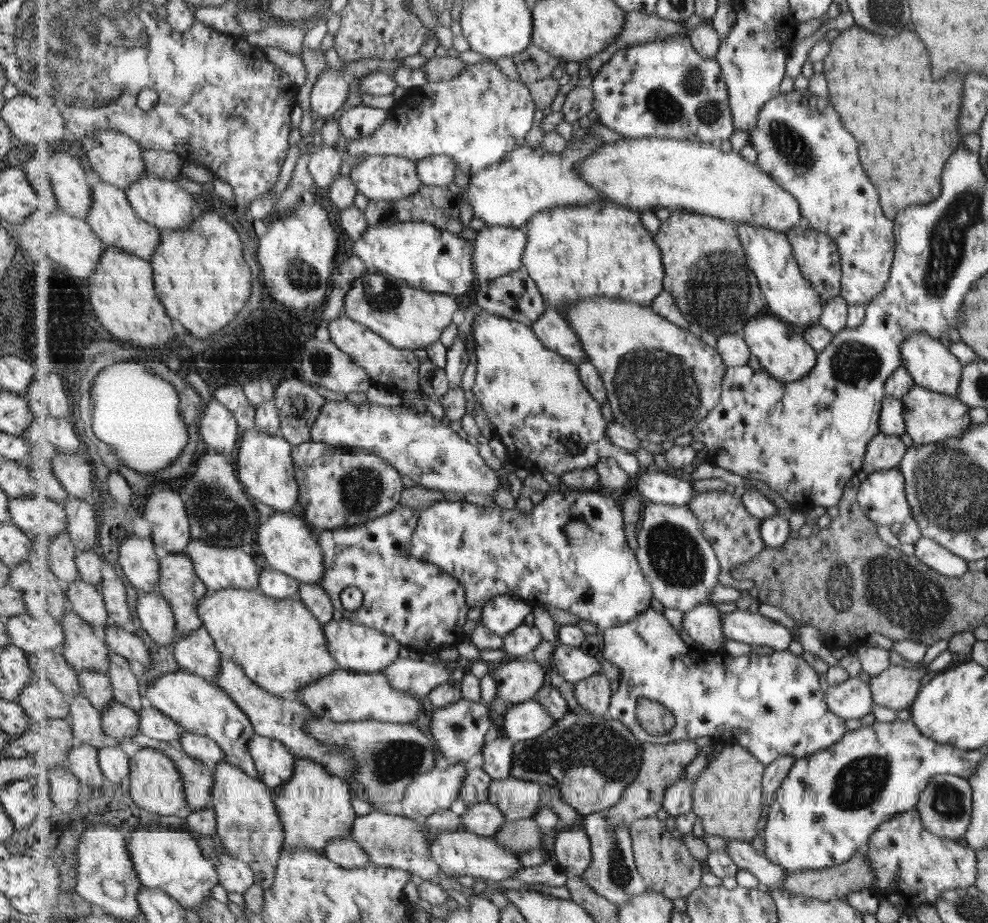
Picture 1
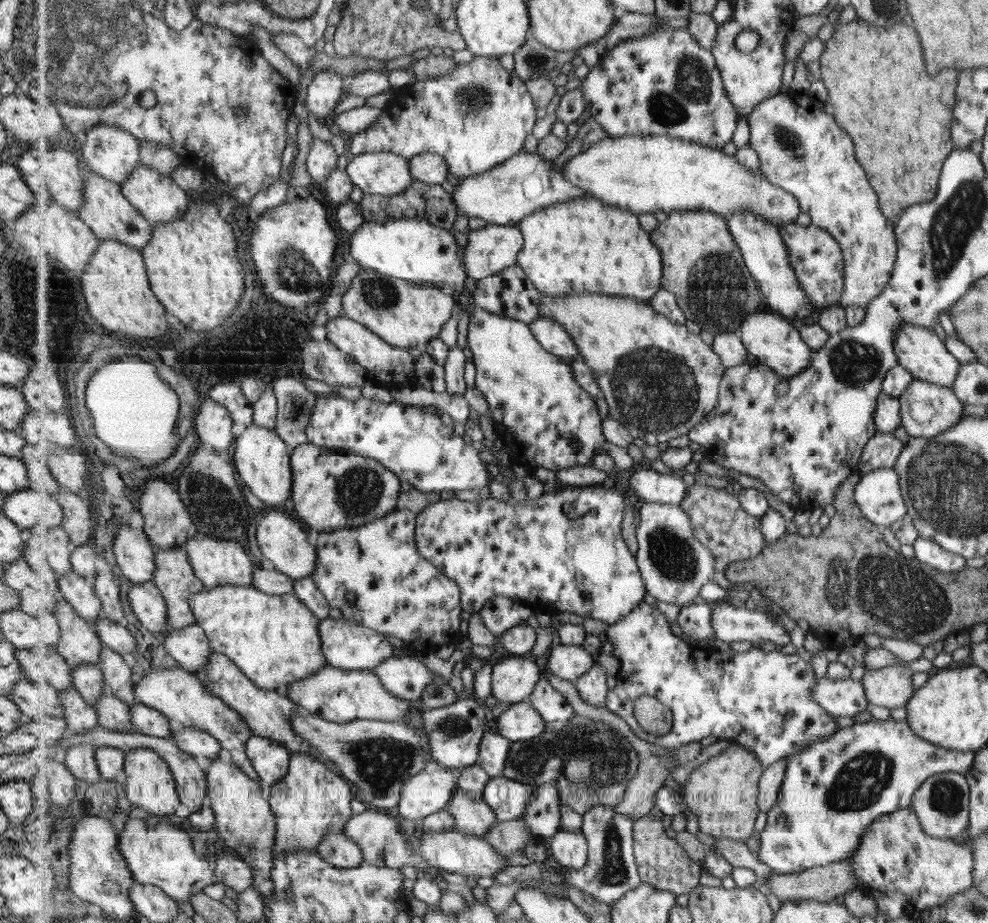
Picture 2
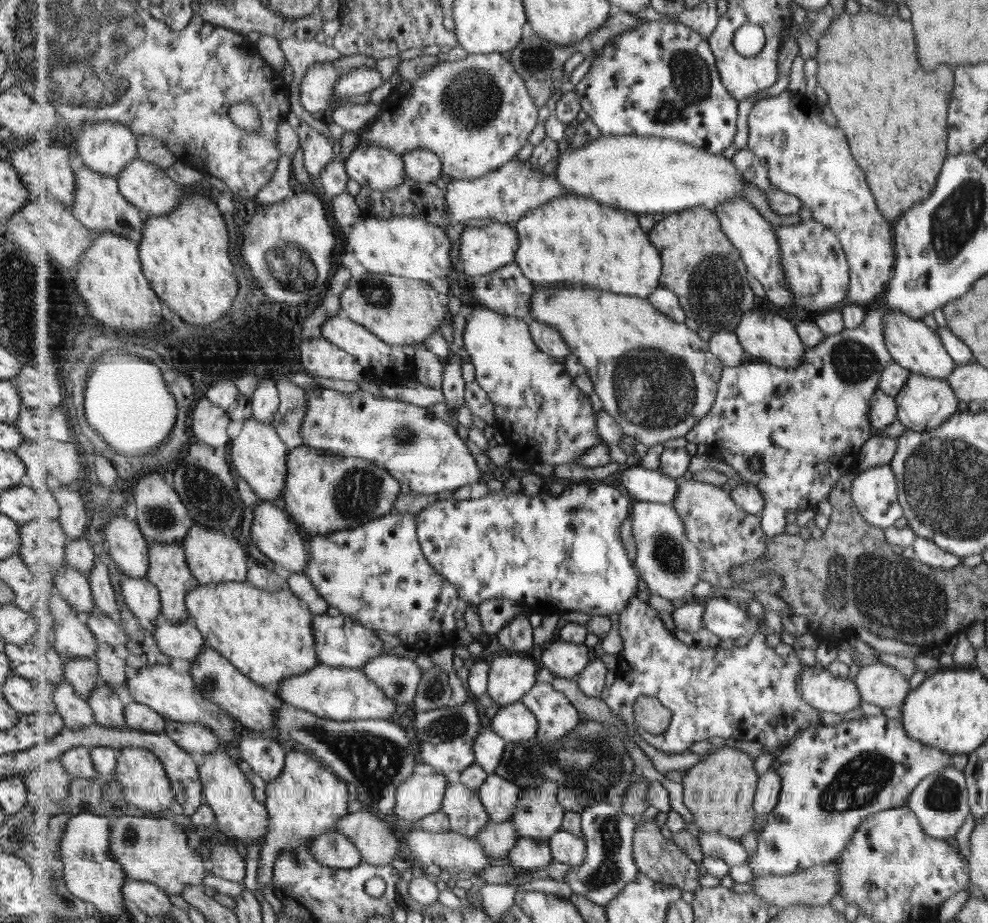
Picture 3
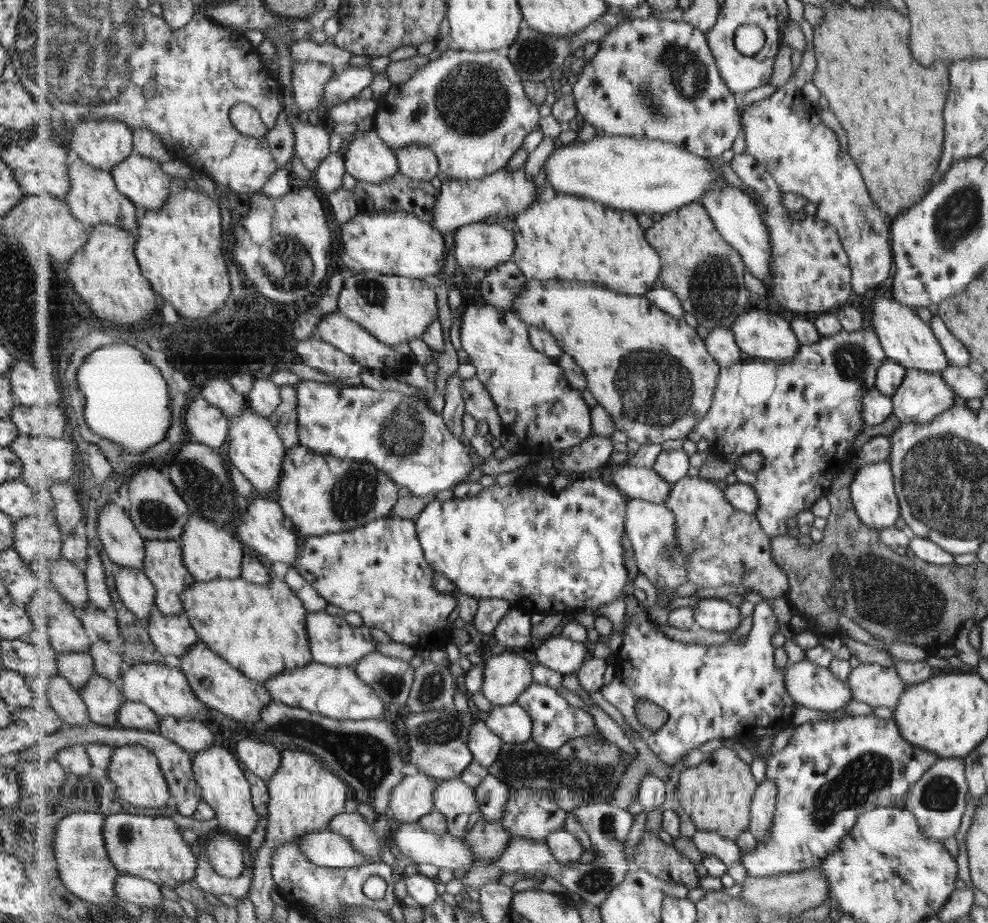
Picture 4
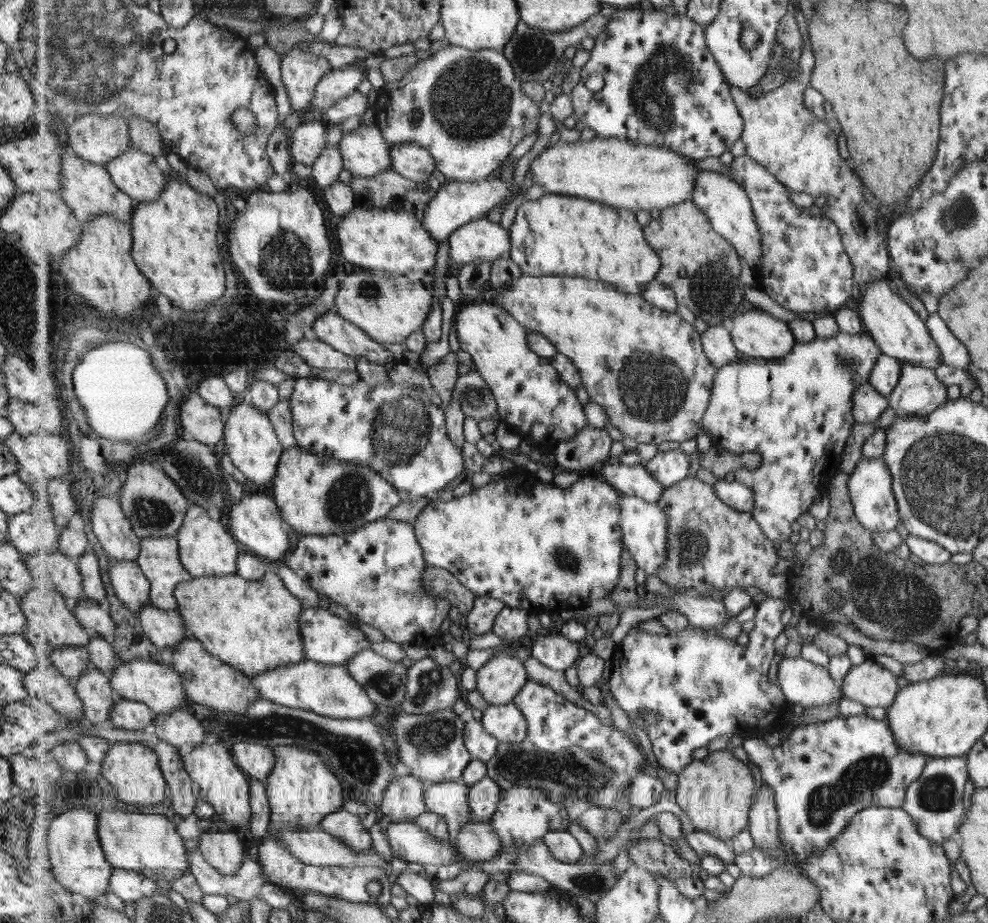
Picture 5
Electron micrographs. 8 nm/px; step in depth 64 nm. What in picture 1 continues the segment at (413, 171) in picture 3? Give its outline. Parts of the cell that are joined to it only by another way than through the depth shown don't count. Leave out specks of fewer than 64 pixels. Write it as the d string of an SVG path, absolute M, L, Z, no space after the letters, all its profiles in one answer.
M447 155L421 159L416 163L418 175L425 185L446 187L457 176L458 162Z

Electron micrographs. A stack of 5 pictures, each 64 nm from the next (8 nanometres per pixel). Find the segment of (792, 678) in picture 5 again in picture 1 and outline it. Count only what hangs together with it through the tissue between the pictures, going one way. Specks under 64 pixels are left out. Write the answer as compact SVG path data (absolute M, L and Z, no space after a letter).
M853 677L843 684L828 685L825 688L825 703L829 709L843 719L861 720L873 712L873 693L871 684Z

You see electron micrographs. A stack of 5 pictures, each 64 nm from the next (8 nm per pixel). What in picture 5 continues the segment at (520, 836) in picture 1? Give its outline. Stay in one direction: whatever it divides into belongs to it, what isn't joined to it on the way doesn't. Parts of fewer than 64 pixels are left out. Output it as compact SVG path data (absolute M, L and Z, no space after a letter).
M469 823L457 834L458 851L469 861L493 860L503 850L501 837L489 823Z

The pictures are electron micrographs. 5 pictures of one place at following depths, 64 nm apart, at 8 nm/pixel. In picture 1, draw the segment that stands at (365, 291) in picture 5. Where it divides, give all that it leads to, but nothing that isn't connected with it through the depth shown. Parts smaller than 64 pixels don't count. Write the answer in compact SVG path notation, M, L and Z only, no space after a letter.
M372 271L355 281L354 287L347 292L344 308L345 316L380 334L393 347L427 350L441 338L461 306L450 294L417 289L405 280Z

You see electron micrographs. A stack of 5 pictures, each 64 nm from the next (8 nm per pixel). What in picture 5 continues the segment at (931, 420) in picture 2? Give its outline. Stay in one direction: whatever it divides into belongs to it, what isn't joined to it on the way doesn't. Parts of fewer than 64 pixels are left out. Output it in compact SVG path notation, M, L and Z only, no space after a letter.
M905 363L900 368L899 382L887 396L888 406L899 416L926 415L944 405L945 389L933 369Z

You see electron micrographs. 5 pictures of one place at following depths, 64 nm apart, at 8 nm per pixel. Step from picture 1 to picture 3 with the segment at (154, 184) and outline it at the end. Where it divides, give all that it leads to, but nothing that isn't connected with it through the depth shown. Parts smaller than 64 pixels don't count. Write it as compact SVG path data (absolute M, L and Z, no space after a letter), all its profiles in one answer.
M139 156L133 159L118 176L118 185L129 202L146 218L159 218L175 212L175 208L181 204L181 197L187 191L179 183L171 180L158 164L150 163Z

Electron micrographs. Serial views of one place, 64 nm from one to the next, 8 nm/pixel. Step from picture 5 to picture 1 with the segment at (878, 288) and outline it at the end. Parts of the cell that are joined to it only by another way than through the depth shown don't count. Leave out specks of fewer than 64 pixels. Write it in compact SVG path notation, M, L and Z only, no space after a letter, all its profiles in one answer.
M916 332L915 336L911 334L911 336L905 338L905 342L901 345L900 357L903 361L902 367L907 369L912 380L918 385L956 397L963 365L953 353L948 352L948 348L945 348L941 342L929 338L923 332Z

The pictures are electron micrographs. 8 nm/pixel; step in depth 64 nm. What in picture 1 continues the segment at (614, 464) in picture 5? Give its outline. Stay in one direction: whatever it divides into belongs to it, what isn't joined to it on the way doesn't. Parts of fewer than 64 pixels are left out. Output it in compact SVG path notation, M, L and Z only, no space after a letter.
M641 472L637 480L637 491L645 503L657 503L685 506L698 493L693 489L691 481L681 480L669 473Z

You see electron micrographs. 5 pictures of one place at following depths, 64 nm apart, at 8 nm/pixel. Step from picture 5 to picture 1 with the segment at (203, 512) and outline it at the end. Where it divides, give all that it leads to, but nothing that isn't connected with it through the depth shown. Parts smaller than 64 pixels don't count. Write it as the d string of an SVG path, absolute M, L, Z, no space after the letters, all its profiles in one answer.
M196 540L189 543L185 553L192 557L196 573L204 581L209 592L217 592L228 588L244 588L249 590L259 590L260 588L261 568L253 560L253 556L245 554L241 548L221 548L204 540Z

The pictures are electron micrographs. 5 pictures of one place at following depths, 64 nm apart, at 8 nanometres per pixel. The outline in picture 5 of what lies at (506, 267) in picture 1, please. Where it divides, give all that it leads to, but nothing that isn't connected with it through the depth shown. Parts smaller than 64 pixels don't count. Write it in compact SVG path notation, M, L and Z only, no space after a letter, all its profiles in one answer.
M477 218L469 224L461 226L448 238L449 257L459 266L471 264L478 260L493 262L501 258L505 252L513 250L511 234L508 228L489 218Z

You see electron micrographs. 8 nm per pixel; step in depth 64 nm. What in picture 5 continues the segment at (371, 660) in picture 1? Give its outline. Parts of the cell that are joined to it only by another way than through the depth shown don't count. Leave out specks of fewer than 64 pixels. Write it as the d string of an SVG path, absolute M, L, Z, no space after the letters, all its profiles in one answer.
M304 608L300 614L300 629L306 658L318 663L345 665L352 656L371 646L363 630L359 630L349 620L331 614L329 608Z

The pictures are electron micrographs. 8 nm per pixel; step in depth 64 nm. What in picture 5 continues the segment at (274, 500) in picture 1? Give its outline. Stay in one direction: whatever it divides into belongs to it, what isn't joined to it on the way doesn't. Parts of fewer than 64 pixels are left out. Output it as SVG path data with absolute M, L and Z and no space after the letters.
M251 401L239 403L226 420L224 444L234 466L247 478L249 484L268 487L277 474L284 448L268 413L257 408Z

